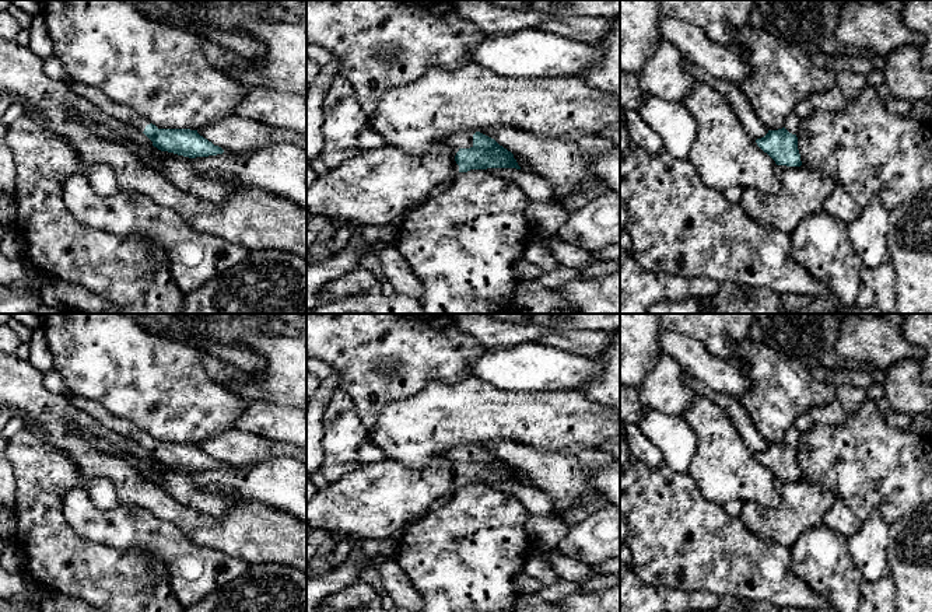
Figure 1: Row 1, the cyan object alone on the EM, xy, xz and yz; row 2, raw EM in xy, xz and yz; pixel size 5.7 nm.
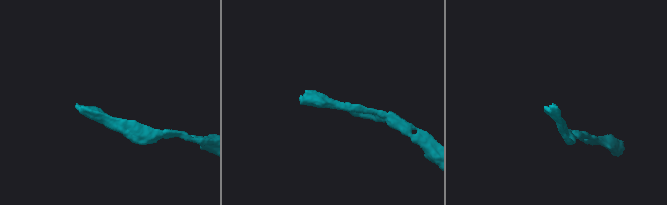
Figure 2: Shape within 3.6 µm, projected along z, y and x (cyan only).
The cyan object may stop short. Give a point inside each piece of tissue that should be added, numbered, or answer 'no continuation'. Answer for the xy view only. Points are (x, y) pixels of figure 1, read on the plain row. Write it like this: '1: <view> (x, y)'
1: xy (109, 422)

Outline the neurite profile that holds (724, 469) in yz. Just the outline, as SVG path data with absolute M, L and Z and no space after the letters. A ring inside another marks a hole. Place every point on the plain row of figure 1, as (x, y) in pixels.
M696 395L683 417L697 436L697 451L689 475L705 500L721 506L732 500L754 501L771 510L781 504L781 496L775 489L775 475L746 447L722 408L702 395Z

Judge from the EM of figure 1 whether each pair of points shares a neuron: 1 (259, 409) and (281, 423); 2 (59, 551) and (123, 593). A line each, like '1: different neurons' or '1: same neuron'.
1: same neuron
2: same neuron

